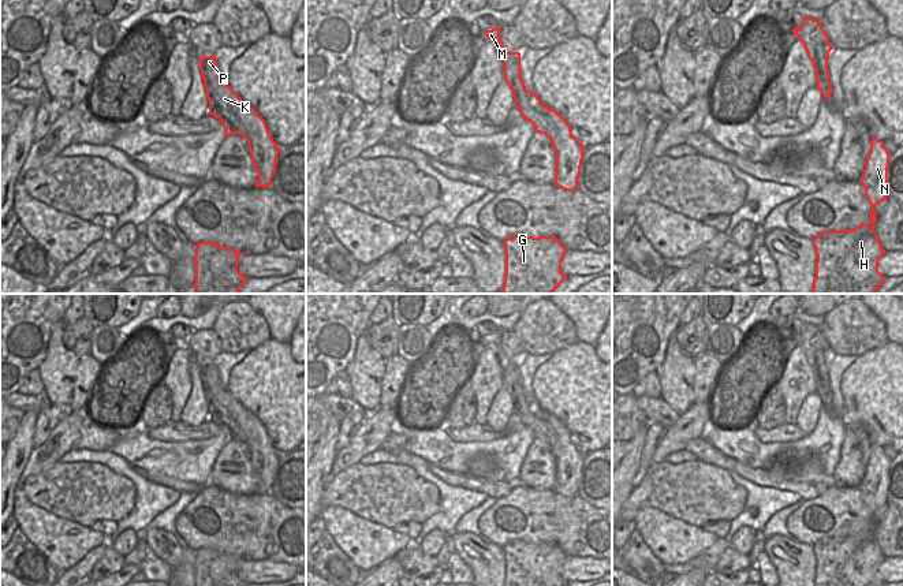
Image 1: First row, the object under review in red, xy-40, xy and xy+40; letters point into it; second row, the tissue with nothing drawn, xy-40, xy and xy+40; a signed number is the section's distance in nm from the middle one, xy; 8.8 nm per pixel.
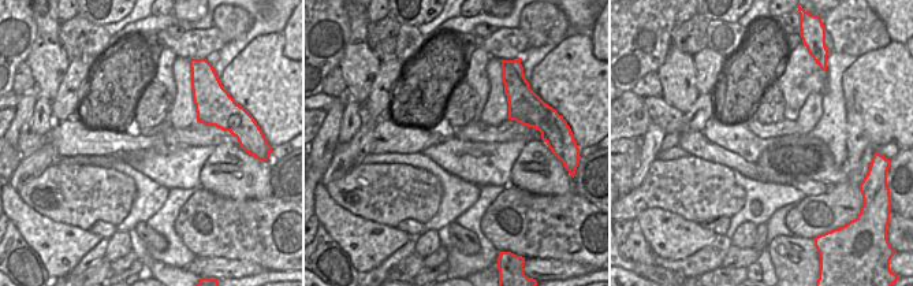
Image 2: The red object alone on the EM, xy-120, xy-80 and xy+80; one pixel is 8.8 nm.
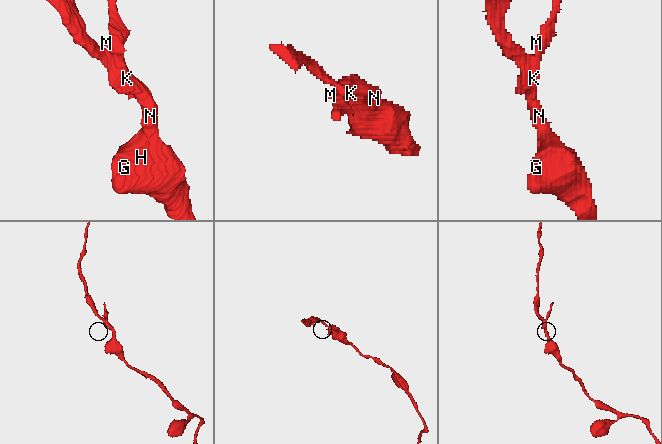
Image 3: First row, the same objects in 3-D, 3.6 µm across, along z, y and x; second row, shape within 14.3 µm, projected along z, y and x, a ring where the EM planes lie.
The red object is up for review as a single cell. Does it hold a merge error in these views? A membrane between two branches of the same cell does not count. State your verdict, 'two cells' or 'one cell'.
two cells

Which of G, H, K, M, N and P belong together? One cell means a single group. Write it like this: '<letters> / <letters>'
G H K N P / M

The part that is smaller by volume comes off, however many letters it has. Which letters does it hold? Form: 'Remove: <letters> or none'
Remove: M.

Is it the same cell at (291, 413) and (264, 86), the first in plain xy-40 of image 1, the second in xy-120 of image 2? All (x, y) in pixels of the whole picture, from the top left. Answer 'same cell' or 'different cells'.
same cell

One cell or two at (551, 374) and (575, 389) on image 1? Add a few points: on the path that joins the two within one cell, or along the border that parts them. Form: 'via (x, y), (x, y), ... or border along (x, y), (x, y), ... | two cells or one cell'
via (556, 380), (562, 385), (570, 385) | one cell

